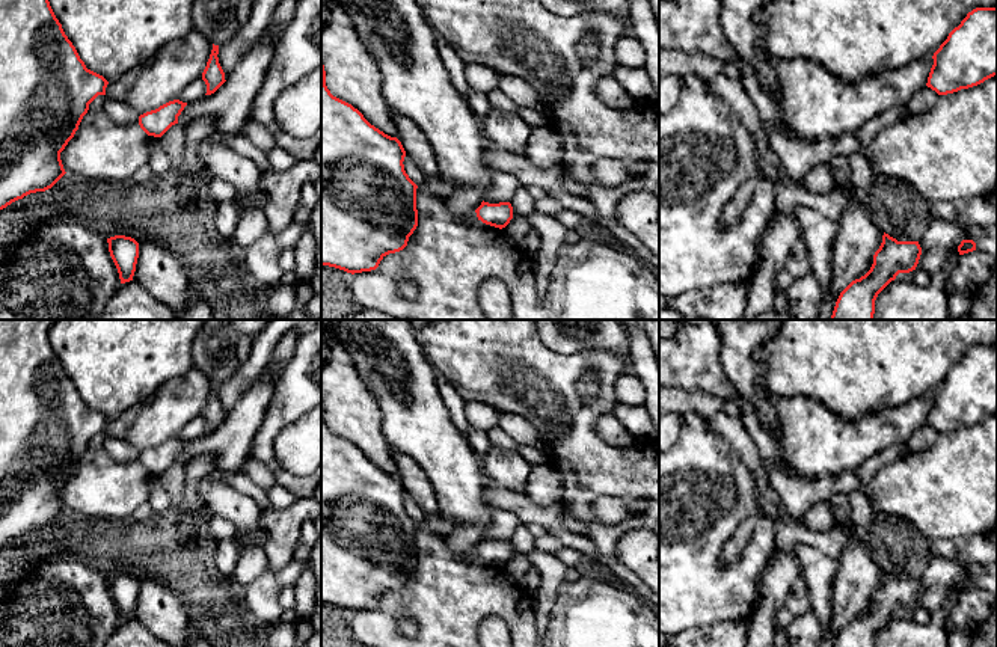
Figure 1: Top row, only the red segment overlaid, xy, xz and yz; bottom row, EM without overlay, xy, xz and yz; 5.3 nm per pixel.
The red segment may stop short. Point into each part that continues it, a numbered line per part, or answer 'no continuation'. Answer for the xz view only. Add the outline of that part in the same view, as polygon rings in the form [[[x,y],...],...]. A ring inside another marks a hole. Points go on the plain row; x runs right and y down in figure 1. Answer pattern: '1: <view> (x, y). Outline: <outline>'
no continuation

